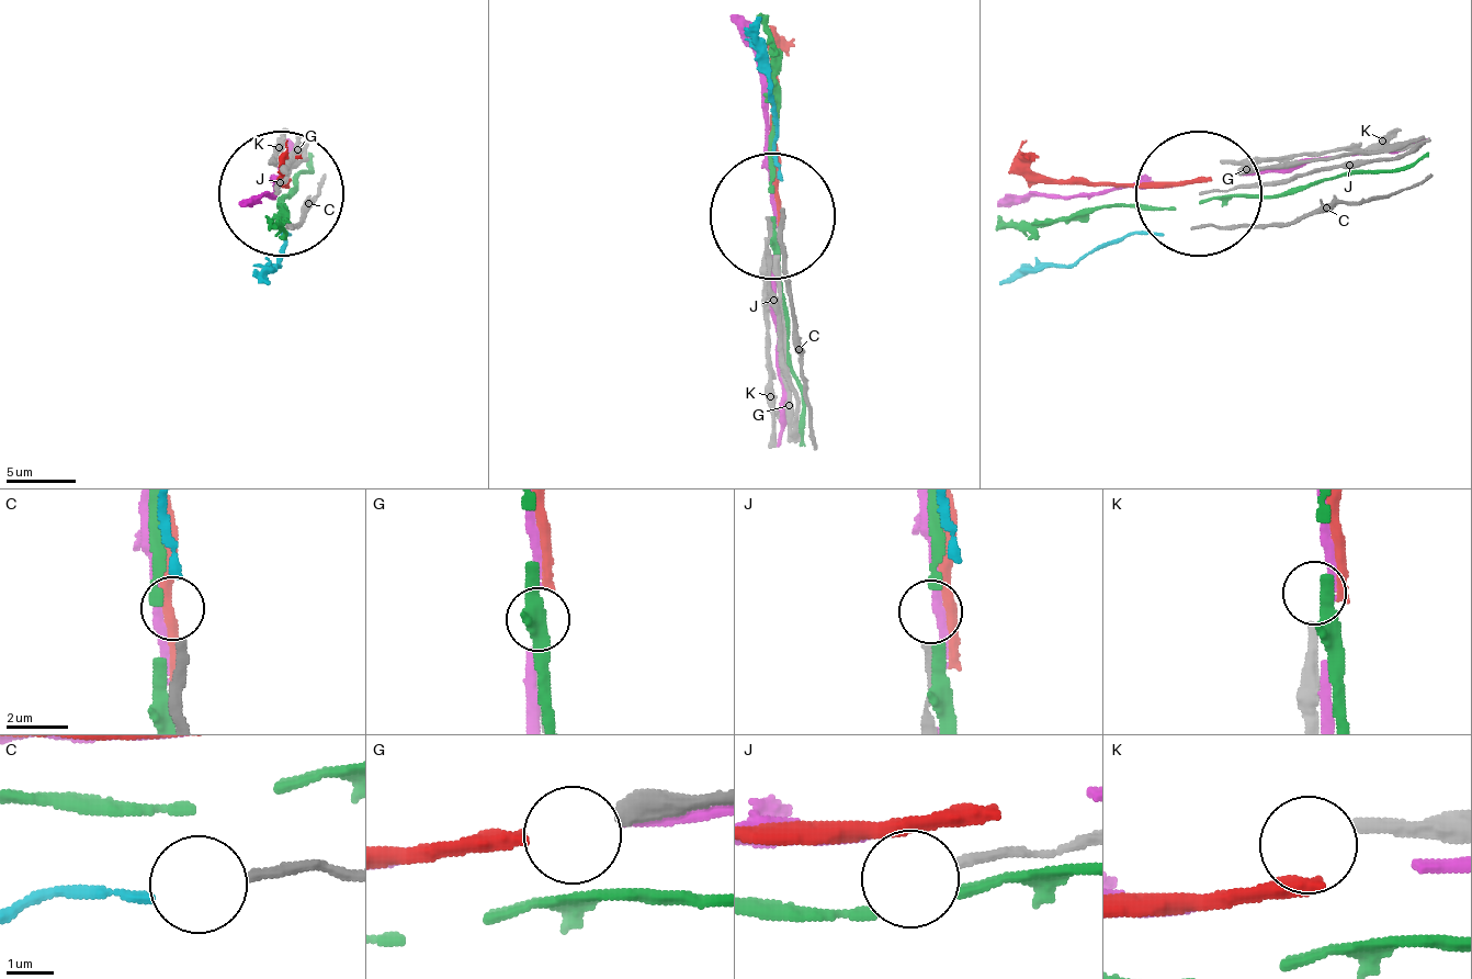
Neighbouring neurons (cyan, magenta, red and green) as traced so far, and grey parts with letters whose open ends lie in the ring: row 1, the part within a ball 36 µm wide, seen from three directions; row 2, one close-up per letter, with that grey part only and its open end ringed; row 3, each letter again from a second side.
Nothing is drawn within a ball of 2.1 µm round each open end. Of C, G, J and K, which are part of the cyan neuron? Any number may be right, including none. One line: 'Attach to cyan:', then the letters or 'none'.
Attach to cyan: C

